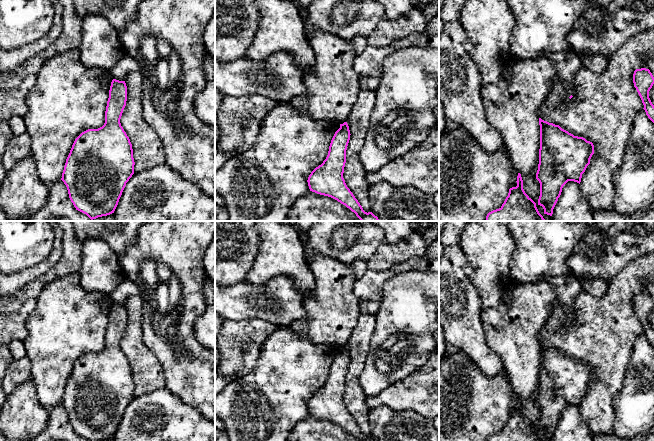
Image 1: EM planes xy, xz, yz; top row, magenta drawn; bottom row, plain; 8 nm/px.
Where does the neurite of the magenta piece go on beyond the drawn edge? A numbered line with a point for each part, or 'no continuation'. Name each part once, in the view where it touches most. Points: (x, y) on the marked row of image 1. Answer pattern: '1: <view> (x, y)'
no continuation

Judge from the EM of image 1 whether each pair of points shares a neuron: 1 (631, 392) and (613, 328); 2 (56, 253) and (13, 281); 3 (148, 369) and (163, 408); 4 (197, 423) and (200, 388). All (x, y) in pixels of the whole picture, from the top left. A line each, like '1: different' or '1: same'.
1: different
2: same
3: different
4: different

